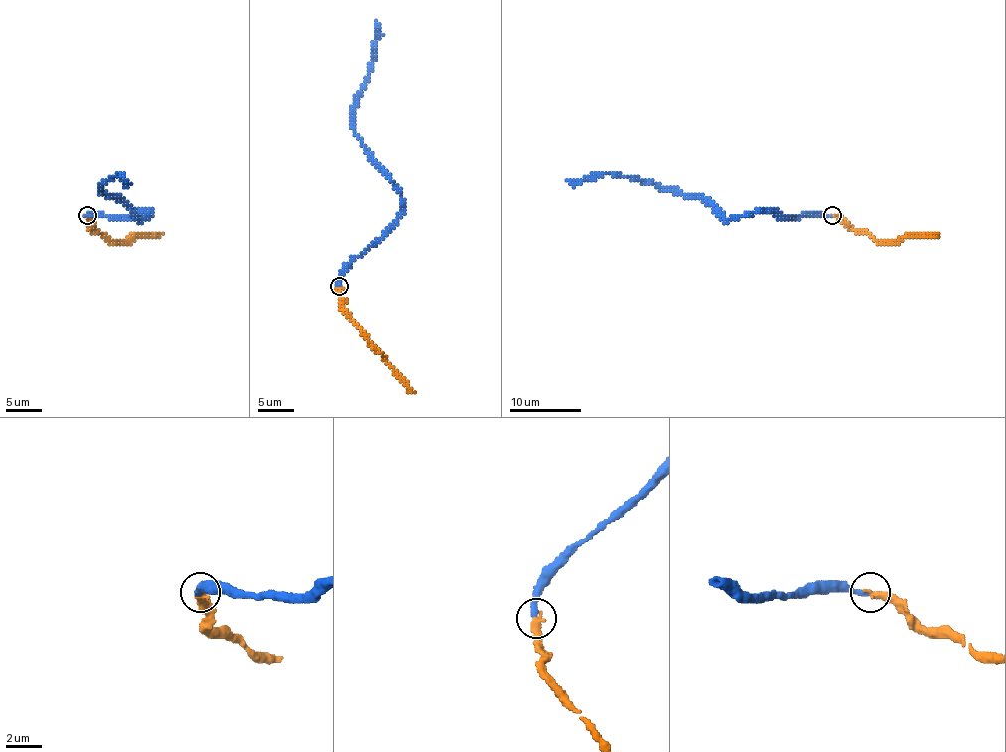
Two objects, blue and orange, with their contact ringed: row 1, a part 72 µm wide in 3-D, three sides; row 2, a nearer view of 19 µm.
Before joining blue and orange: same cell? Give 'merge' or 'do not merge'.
merge

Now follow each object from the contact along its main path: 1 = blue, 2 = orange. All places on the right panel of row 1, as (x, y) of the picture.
1: (832, 215), (782, 216), (762, 211), (723, 218), (701, 199), (633, 177), (596, 174), (580, 181), (567, 179)
2: (832, 215), (880, 240), (900, 241), (910, 236), (939, 234)

